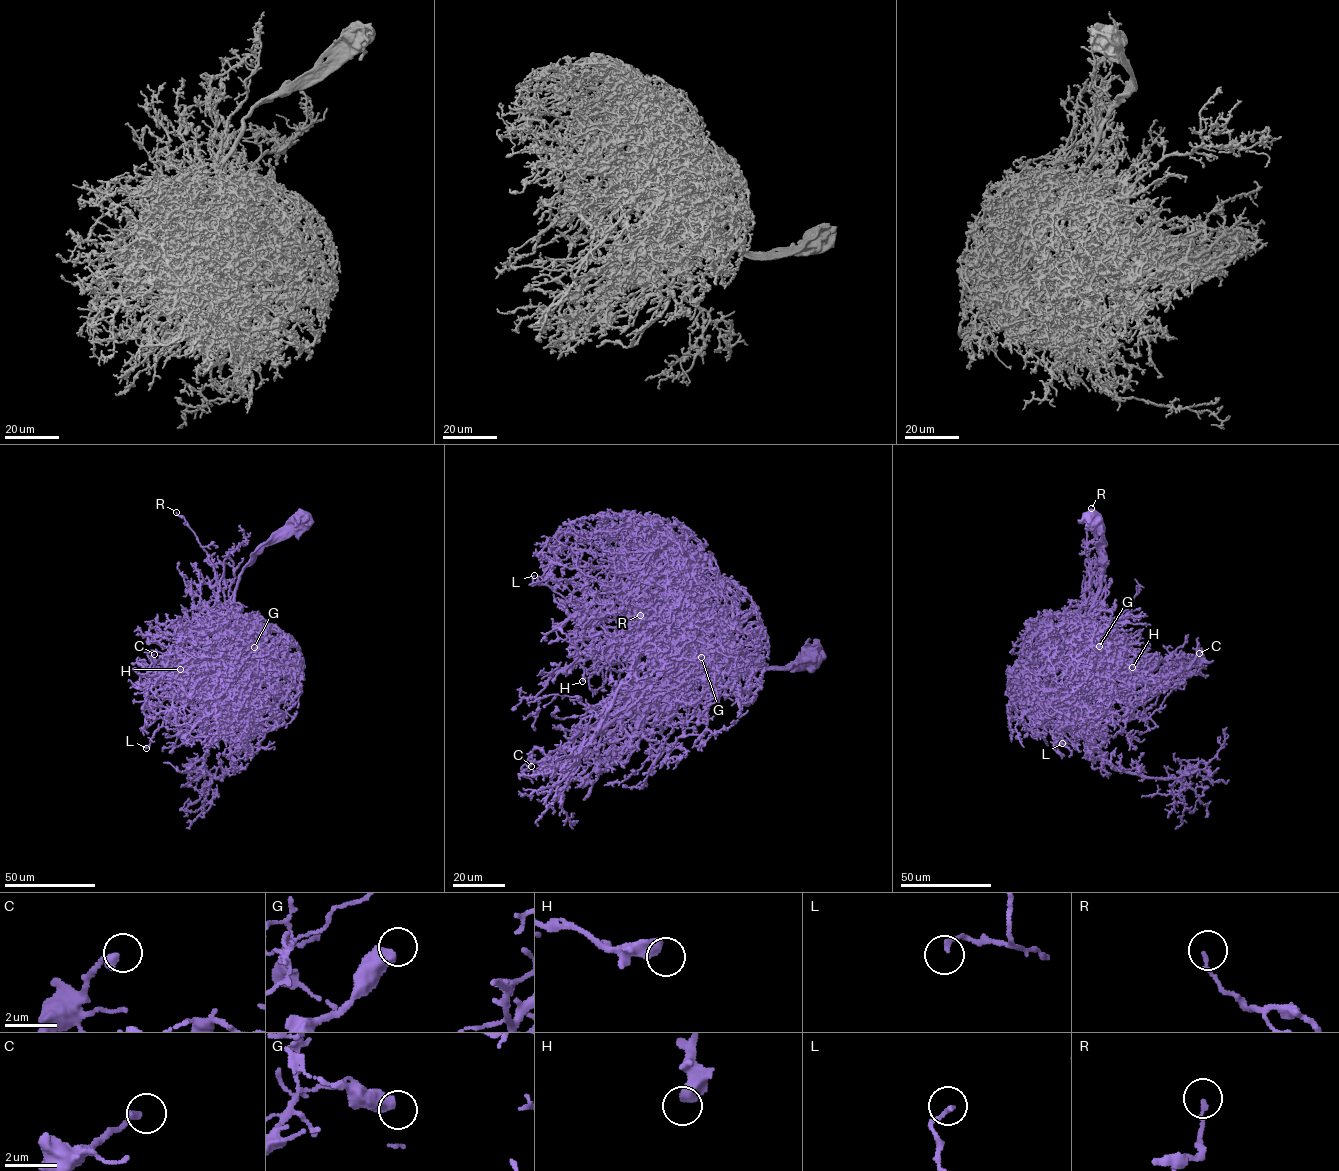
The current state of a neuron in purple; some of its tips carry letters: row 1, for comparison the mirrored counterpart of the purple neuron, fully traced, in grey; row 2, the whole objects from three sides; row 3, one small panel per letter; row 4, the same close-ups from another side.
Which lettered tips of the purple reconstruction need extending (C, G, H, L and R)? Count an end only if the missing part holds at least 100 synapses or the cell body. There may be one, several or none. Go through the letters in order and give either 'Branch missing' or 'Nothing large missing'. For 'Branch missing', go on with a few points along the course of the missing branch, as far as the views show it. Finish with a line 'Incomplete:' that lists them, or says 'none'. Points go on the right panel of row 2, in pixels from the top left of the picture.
C: Nothing large missing
G: Nothing large missing
H: Nothing large missing
L: Nothing large missing
R: Nothing large missing
Incomplete: none

